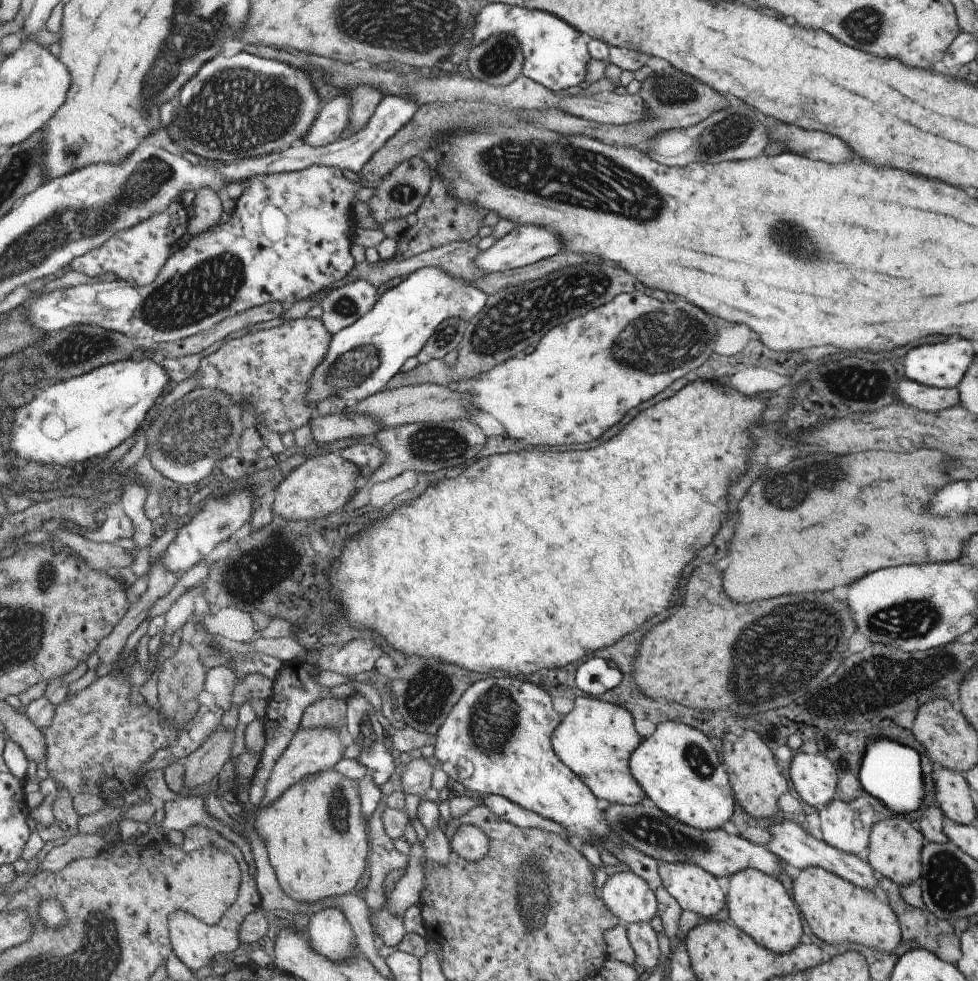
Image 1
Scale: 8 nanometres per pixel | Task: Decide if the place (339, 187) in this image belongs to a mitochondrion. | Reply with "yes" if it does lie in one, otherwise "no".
no

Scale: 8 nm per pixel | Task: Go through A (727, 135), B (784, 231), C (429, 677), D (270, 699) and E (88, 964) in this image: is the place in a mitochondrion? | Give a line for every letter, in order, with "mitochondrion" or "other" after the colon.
A: mitochondrion
B: mitochondrion
C: mitochondrion
D: other
E: mitochondrion

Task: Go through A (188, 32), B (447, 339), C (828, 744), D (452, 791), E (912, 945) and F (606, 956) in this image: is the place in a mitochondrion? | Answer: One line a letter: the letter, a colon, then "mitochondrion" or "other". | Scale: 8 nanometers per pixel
A: mitochondrion
B: mitochondrion
C: other
D: other
E: other
F: other

